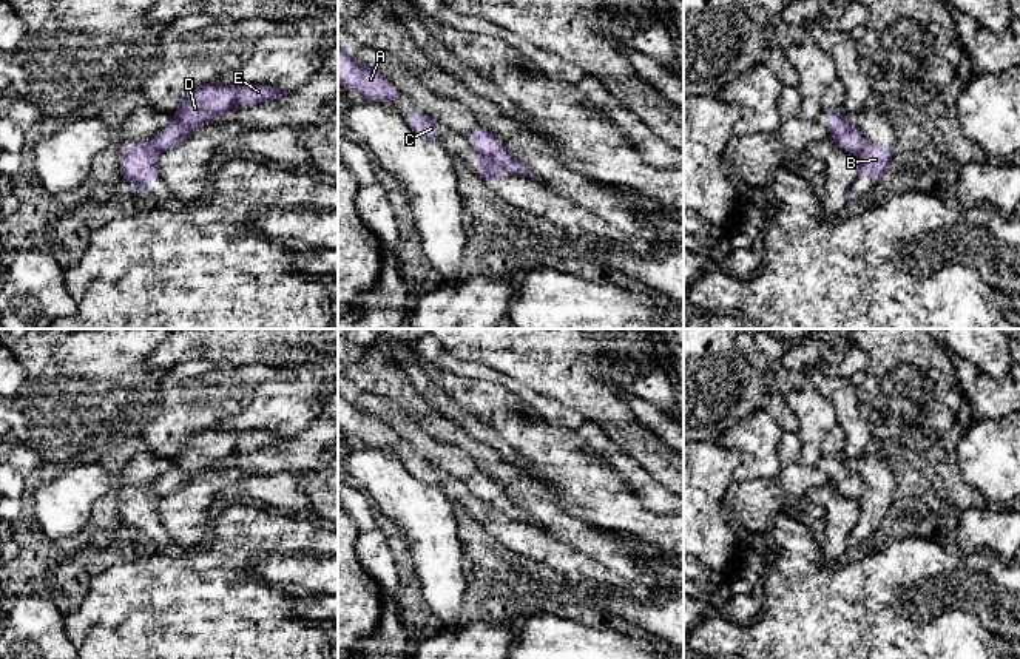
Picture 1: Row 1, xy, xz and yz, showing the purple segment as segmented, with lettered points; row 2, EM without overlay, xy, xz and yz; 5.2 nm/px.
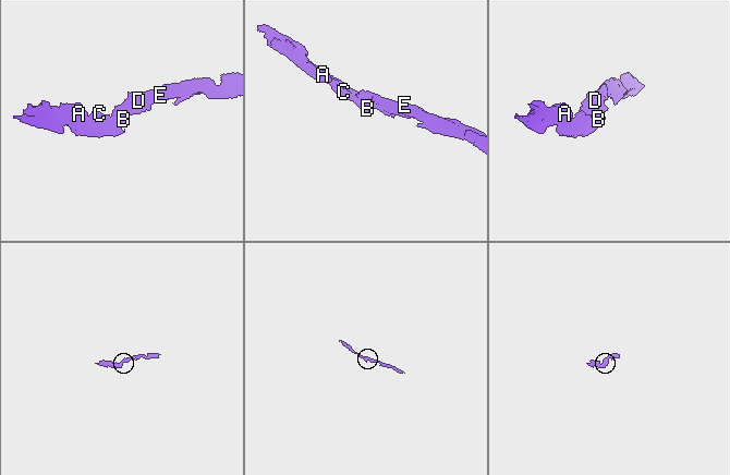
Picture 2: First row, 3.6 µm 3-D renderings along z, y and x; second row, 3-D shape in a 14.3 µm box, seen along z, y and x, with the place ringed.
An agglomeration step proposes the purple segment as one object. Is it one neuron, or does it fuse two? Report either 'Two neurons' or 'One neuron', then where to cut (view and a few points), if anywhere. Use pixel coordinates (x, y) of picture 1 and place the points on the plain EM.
Two neurons. Split along xz (480, 502), (491, 503), (508, 514)

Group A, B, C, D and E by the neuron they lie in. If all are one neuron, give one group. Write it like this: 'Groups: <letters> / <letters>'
Groups: A B C / D E

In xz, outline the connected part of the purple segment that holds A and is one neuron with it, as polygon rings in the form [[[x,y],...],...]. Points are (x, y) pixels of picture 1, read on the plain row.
[[[338,392],[338,428],[367,448],[395,448],[400,437],[387,426],[386,420],[352,404]]]

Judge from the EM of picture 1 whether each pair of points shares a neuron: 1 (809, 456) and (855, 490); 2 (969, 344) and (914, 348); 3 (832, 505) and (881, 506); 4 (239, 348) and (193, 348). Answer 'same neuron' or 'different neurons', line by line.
1: different neurons
2: different neurons
3: different neurons
4: same neuron

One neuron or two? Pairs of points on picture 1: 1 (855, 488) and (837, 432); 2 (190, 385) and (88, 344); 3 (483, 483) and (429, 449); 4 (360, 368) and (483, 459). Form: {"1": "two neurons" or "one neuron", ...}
{"1": "one neuron", "2": "two neurons", "3": "one neuron", "4": "one neuron"}

